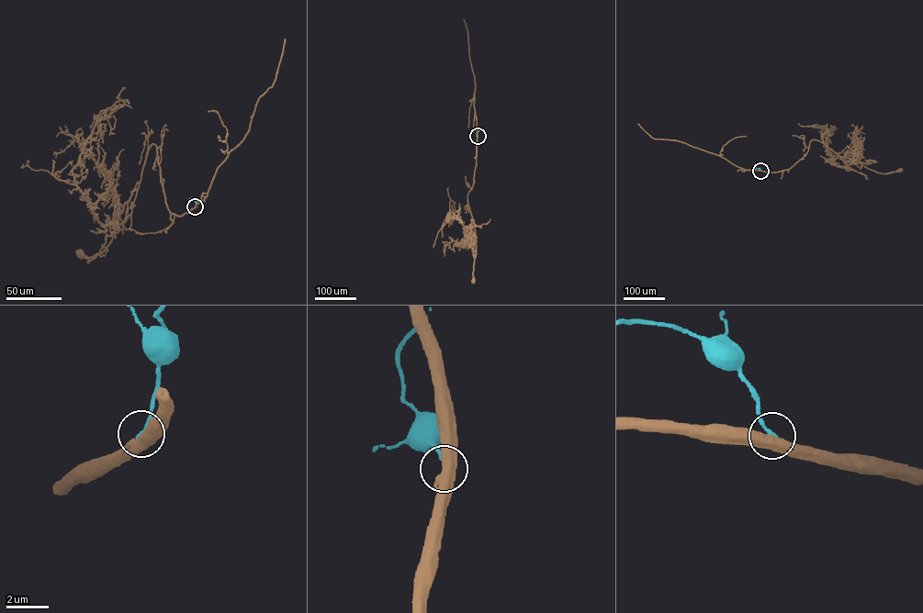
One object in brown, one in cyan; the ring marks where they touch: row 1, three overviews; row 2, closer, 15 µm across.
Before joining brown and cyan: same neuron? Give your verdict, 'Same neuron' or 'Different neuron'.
Same neuron

